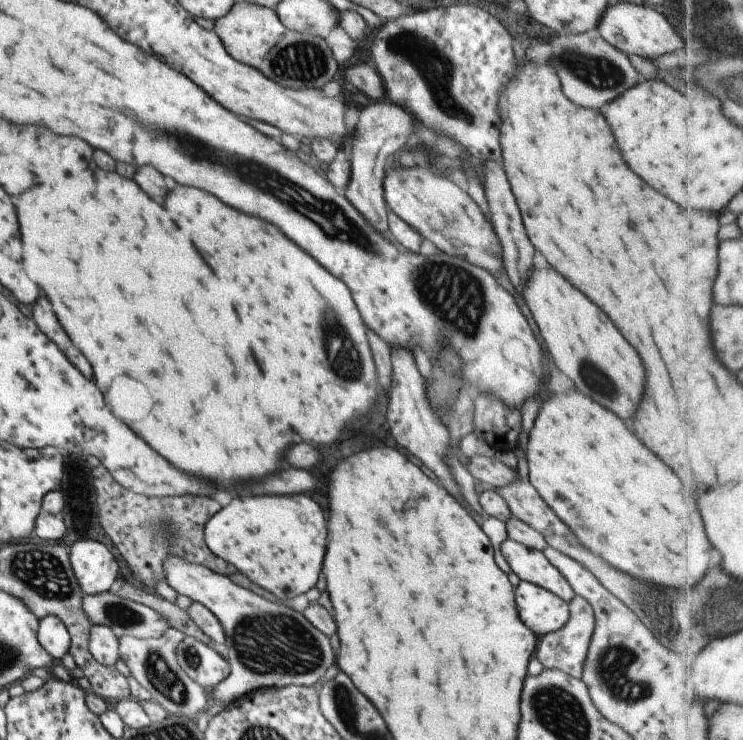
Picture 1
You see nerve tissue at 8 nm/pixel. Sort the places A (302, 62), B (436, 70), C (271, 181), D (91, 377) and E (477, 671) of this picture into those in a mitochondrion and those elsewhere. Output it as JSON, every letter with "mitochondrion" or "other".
{"A":"mitochondrion","B":"mitochondrion","C":"mitochondrion","D":"other","E":"other"}

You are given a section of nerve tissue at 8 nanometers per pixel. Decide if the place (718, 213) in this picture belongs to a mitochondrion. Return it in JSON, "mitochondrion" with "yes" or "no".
{"mitochondrion":"no"}

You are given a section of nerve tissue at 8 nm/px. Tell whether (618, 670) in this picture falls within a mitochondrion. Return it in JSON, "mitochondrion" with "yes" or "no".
{"mitochondrion":"yes"}

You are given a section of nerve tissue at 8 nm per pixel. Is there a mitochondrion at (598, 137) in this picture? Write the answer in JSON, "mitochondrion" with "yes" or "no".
{"mitochondrion":"no"}

